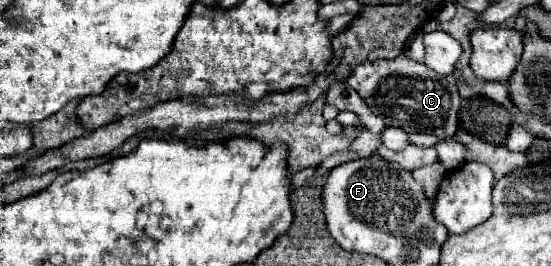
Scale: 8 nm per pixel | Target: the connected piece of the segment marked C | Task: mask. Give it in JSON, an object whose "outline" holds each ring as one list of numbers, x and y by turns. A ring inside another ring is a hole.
{"outline":[[399,54,395,60,363,62,347,78,347,84,361,94,377,116,389,116,395,120,395,126,401,126,407,132,423,132,445,138,453,136,457,130,457,114,461,106,457,86,435,70,429,70,425,64,409,60,405,54]]}

